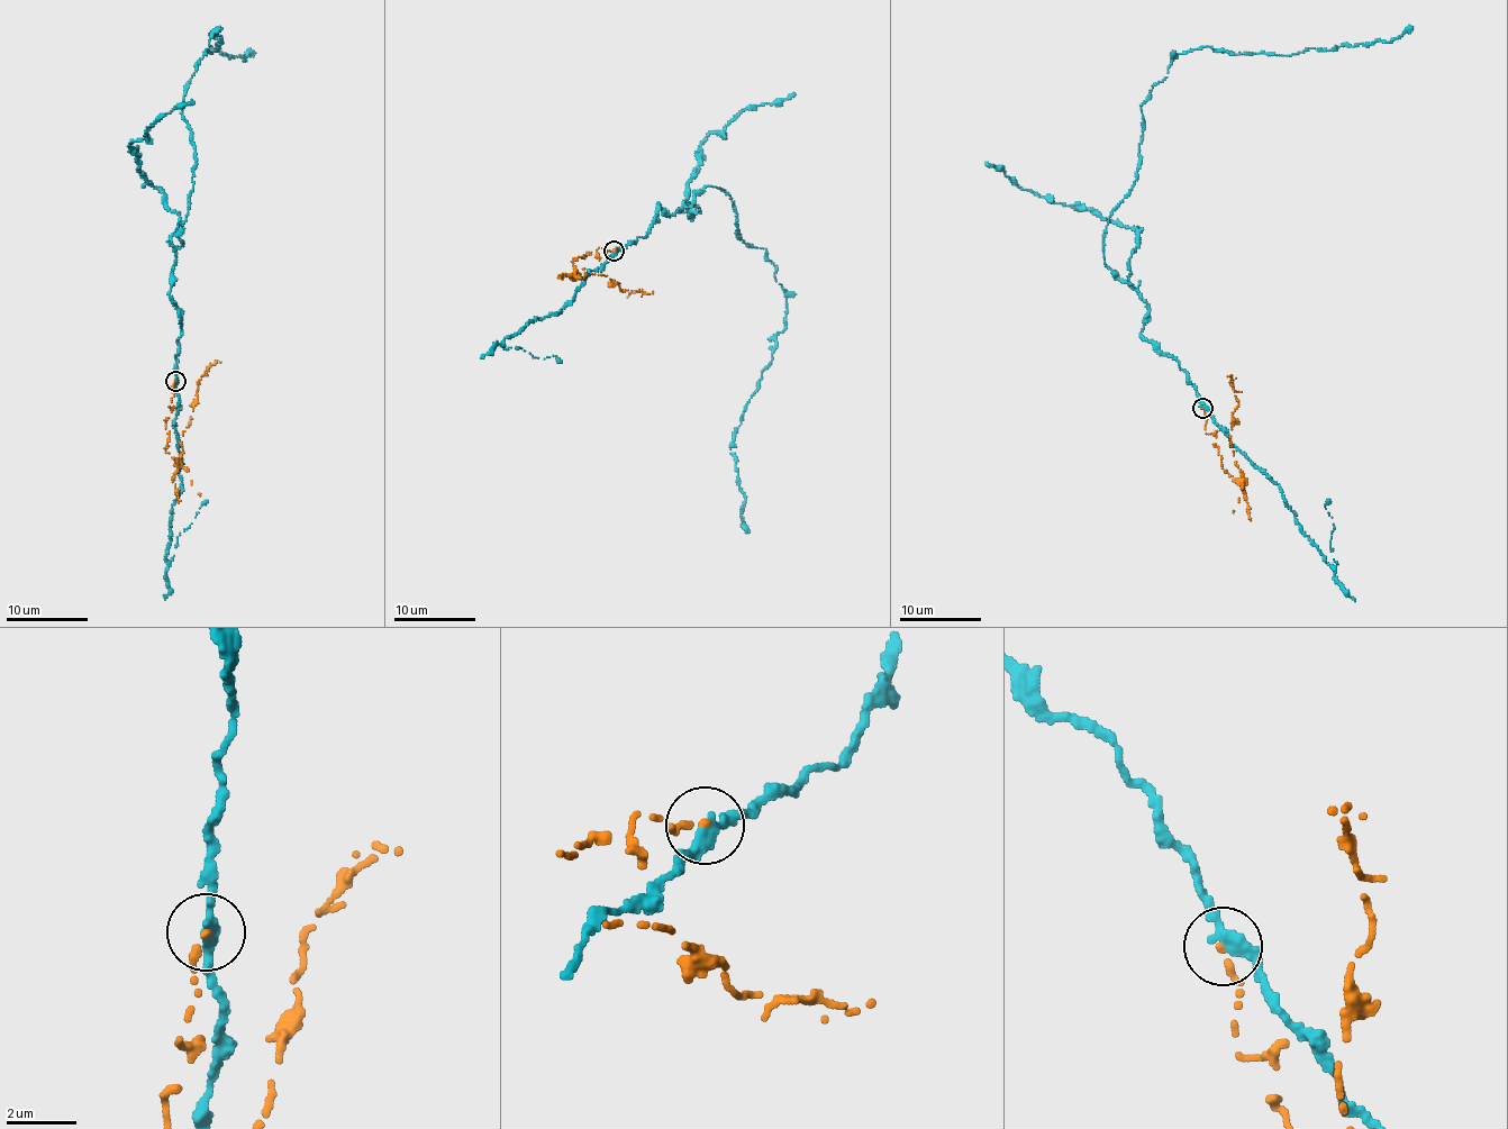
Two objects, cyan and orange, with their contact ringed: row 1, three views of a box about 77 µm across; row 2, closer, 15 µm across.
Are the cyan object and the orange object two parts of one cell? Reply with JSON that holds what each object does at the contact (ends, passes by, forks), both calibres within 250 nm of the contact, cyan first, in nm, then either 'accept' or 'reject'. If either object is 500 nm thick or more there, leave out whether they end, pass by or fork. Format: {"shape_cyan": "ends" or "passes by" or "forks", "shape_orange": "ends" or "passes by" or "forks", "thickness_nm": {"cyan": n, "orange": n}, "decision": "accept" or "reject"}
{"shape_cyan": "passes by", "shape_orange": "ends", "thickness_nm": {"cyan": 320, "orange": 240}, "decision": "reject"}

